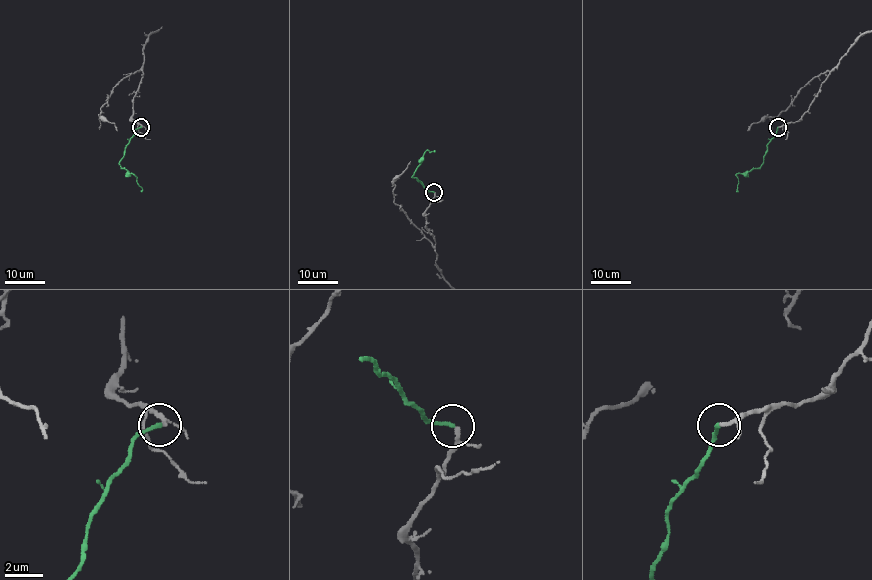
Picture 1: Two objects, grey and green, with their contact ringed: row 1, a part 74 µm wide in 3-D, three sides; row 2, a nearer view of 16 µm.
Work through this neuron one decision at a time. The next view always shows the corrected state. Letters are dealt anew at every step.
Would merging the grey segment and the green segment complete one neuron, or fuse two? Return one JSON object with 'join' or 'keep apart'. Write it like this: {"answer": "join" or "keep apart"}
{"answer": "join"}

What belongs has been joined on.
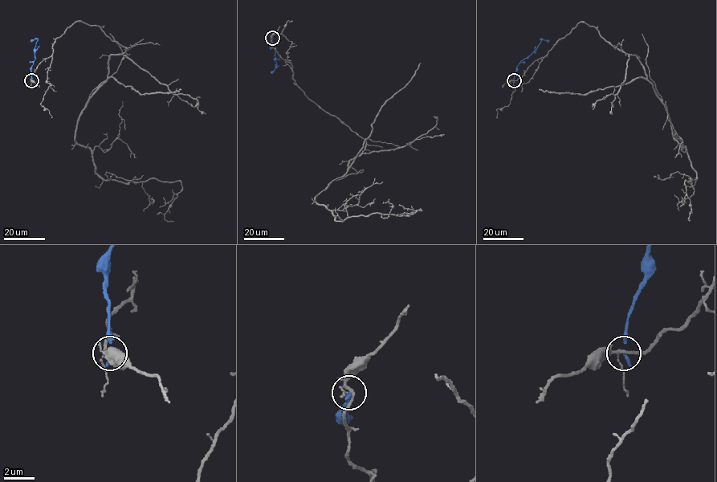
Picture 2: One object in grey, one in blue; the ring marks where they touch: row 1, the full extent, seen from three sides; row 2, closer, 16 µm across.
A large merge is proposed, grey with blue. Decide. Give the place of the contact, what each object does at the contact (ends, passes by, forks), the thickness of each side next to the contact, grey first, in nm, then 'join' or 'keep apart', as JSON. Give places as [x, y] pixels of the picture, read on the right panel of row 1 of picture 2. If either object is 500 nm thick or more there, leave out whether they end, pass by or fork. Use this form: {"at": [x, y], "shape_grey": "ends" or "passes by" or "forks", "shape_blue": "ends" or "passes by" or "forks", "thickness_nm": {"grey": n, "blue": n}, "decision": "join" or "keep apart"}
{"at": [514, 80], "shape_grey": "forks", "shape_blue": "ends", "thickness_nm": {"grey": 160, "blue": 220}, "decision": "keep apart"}

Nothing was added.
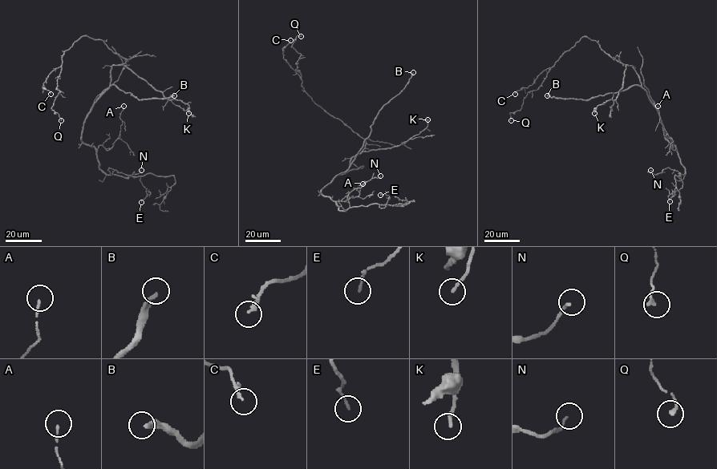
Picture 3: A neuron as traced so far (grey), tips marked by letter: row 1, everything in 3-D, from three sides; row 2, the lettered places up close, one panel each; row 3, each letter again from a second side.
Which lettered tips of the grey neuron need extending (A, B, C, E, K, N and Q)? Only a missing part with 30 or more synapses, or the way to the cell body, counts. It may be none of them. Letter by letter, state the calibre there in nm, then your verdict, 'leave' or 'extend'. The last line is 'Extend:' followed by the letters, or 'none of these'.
A: 110 nm | leave
B: 280 nm | extend
C: 160 nm | leave
E: 130 nm | leave
K: 180 nm | leave
N: 130 nm | leave
Q: 200 nm | leave
Extend: B

